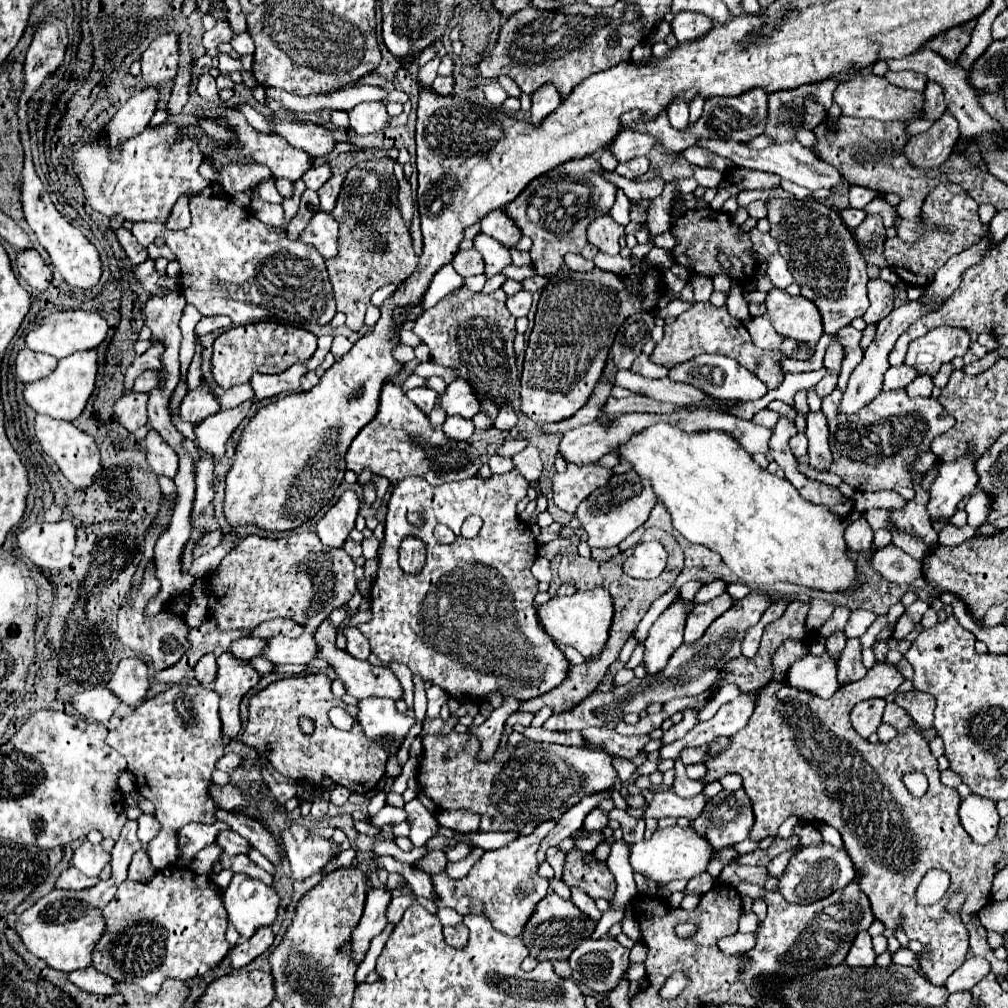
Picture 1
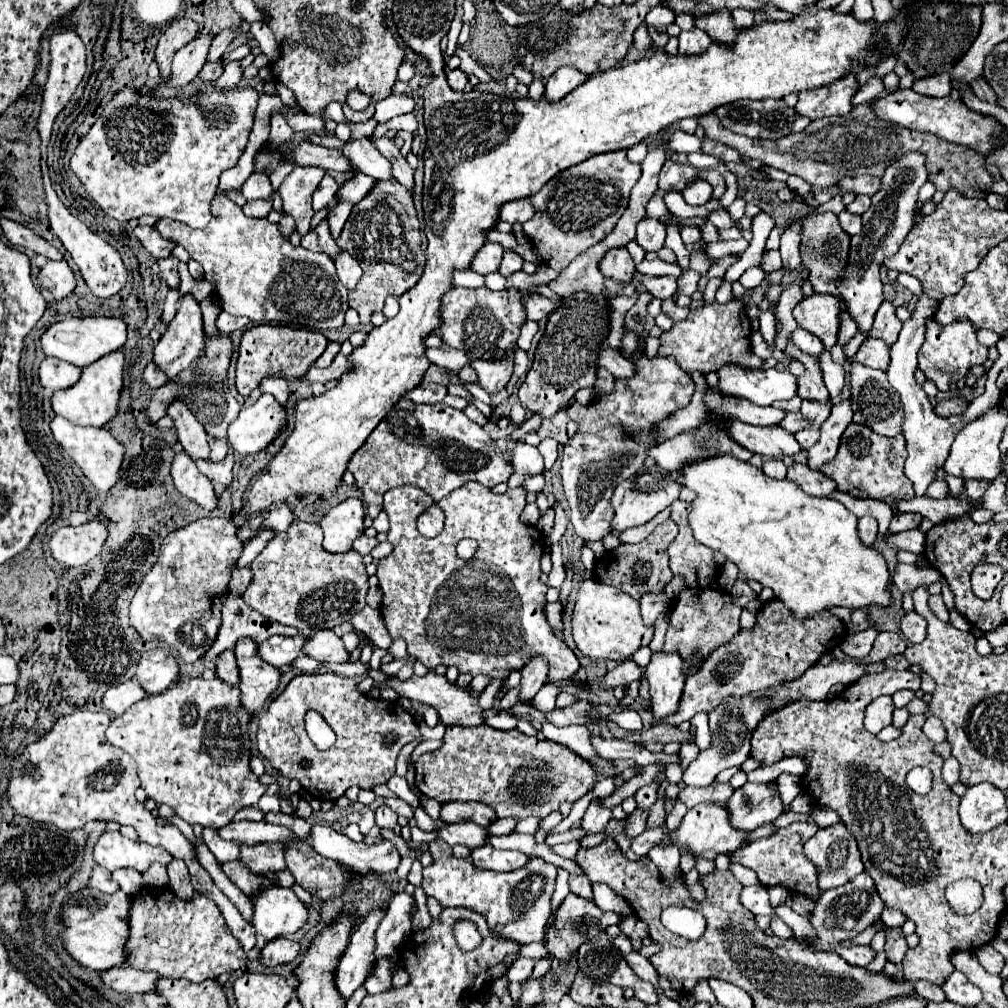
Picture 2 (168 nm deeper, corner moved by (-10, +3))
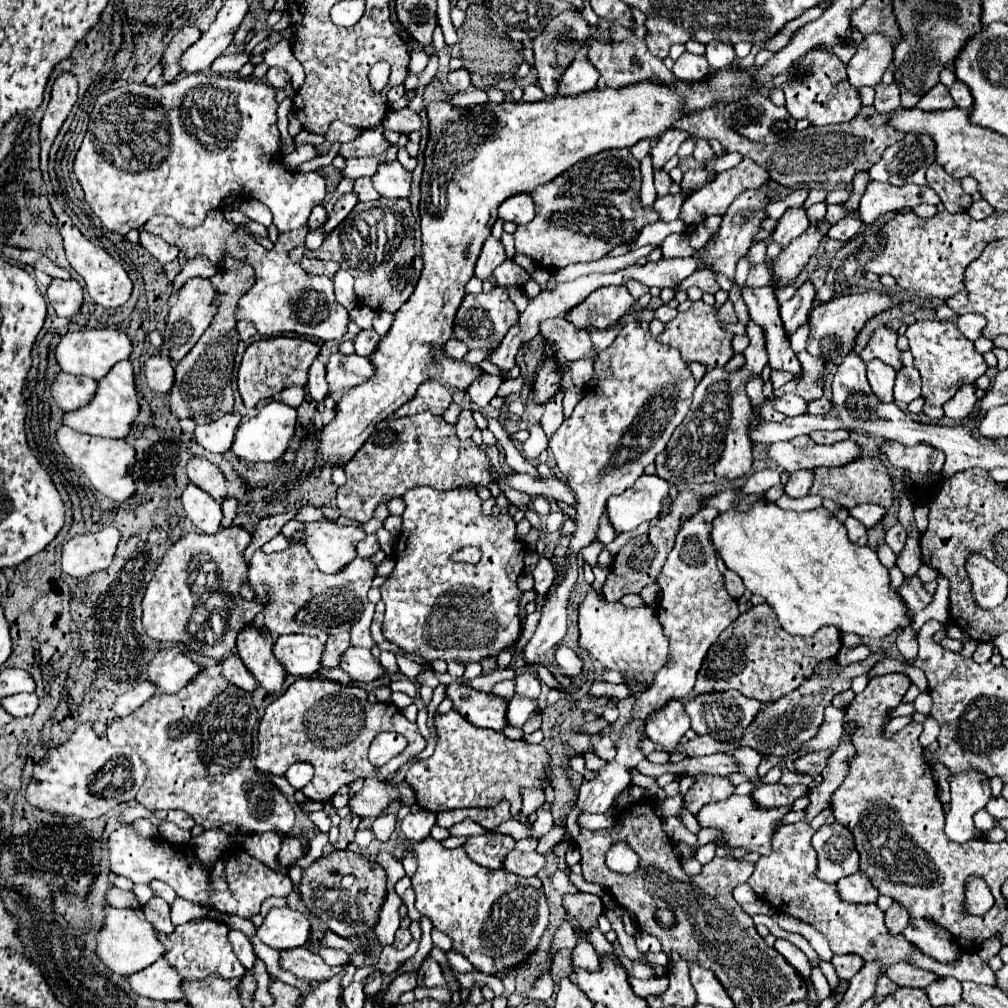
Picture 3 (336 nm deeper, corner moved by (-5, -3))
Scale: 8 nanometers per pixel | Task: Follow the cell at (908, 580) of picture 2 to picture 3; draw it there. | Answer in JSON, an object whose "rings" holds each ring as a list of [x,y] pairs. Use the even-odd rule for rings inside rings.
{"rings":[[[880,544],[880,546],[876,548],[876,554],[878,554],[880,562],[882,562],[886,568],[892,568],[892,566],[896,564],[896,554],[894,554],[886,544]]]}

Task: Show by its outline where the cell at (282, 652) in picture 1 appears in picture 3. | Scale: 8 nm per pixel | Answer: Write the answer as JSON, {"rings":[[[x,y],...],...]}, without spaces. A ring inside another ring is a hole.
{"rings":[[[348,648],[340,658],[340,668],[360,682],[374,682],[388,674],[388,670],[368,648]]]}

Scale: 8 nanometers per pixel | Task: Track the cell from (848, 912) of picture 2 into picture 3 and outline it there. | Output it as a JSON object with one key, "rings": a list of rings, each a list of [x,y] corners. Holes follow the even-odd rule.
{"rings":[[[858,870],[856,874],[846,876],[838,882],[838,894],[842,900],[848,900],[848,902],[876,902],[880,892],[874,890],[866,874]]]}

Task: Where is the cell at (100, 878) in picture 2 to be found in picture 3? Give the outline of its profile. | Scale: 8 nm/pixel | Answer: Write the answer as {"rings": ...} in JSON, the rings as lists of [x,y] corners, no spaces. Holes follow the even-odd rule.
{"rings":[[[116,886],[110,888],[106,904],[114,906],[114,908],[144,908],[144,904],[138,902],[138,898],[134,896],[134,892],[124,892],[124,890],[116,888]]]}

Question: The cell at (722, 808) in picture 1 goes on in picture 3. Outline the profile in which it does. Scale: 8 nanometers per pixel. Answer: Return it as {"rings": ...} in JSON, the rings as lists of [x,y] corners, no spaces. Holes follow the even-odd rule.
{"rings":[[[762,784],[752,792],[754,800],[762,808],[780,808],[780,806],[790,806],[794,804],[796,798],[802,796],[802,784]]]}

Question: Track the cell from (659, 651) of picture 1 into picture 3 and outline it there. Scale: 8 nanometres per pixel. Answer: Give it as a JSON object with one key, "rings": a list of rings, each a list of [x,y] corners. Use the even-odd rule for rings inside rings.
{"rings":[[[668,702],[660,712],[654,712],[646,724],[646,736],[662,746],[664,752],[672,754],[680,738],[690,730],[690,718],[684,712],[682,702]]]}

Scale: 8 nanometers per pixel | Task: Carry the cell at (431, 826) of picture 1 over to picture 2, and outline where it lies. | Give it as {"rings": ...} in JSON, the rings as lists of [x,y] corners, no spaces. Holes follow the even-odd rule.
{"rings":[[[467,822],[467,824],[447,824],[445,828],[439,828],[435,832],[447,844],[451,844],[451,846],[465,844],[471,850],[477,848],[477,846],[483,846],[485,844],[485,838],[487,838],[485,828],[481,828],[477,824],[471,824],[471,822]]]}

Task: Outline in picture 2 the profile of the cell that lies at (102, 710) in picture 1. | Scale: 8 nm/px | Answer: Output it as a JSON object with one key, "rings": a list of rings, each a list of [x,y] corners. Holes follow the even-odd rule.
{"rings":[[[127,680],[119,686],[113,686],[105,692],[103,696],[103,708],[113,712],[115,716],[121,716],[125,712],[125,708],[129,708],[131,704],[135,704],[137,700],[145,698],[145,692],[143,688],[135,682],[135,680]]]}

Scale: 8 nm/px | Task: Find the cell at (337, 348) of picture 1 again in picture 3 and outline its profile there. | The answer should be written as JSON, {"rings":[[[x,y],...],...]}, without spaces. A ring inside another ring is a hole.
{"rings":[[[370,328],[370,330],[362,330],[362,332],[356,336],[354,346],[356,346],[356,352],[358,352],[360,356],[372,356],[374,348],[378,346],[378,342],[380,342],[380,336],[374,332],[374,328]]]}

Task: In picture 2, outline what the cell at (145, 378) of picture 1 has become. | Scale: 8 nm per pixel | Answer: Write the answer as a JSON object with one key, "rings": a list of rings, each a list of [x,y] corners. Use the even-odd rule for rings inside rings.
{"rings":[[[151,362],[151,364],[147,364],[147,368],[143,372],[143,380],[149,384],[149,388],[159,388],[167,382],[167,376]]]}

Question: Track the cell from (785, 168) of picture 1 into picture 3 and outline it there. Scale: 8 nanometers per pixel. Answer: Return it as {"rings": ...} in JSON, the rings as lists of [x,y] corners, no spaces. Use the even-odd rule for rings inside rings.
{"rings":[[[870,182],[866,194],[860,200],[860,214],[864,224],[872,224],[878,216],[886,212],[898,212],[902,208],[914,208],[918,204],[938,206],[940,198],[930,186],[890,186],[882,182]]]}

